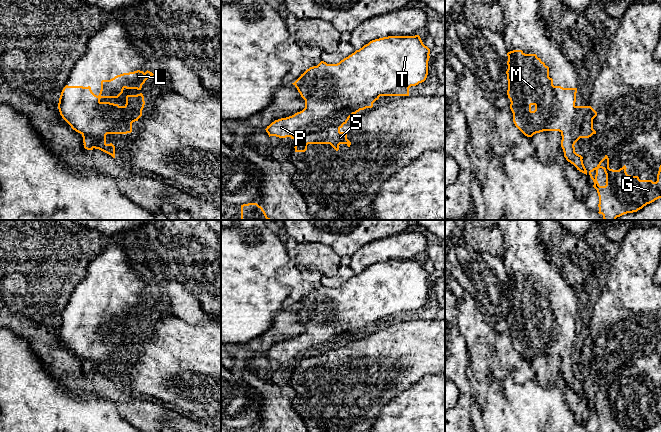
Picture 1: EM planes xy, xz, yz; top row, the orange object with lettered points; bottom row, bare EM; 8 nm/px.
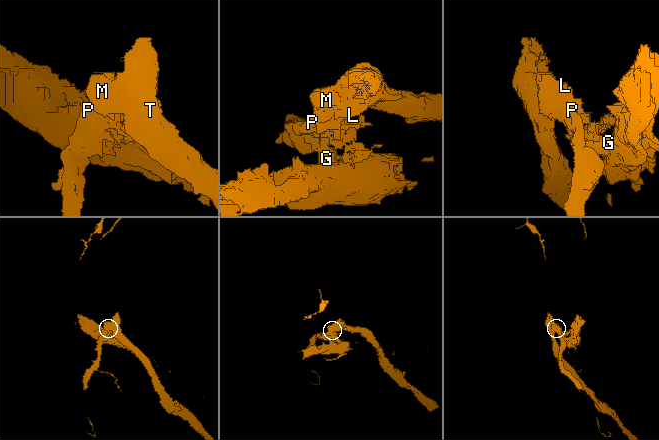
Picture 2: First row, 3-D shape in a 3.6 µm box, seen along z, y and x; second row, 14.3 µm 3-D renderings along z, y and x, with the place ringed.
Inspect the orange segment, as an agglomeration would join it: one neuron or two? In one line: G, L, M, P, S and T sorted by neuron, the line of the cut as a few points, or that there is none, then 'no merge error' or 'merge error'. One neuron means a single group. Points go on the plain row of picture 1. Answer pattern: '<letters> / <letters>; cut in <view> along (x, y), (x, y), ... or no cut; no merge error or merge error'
G S / L M P T; cut in xz along (352, 337), (348, 334), (312, 335), (309, 344), (290, 360); merge error

